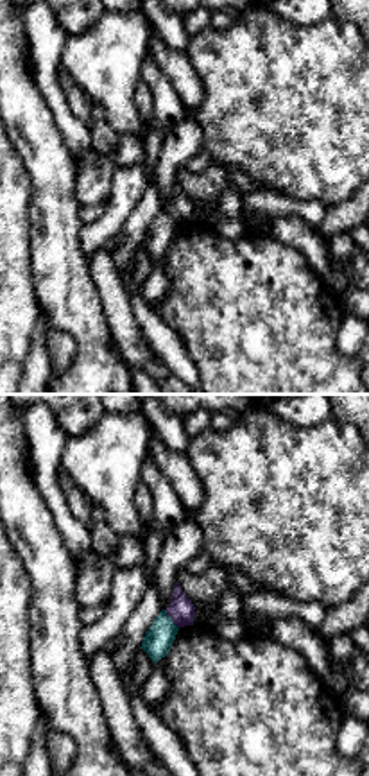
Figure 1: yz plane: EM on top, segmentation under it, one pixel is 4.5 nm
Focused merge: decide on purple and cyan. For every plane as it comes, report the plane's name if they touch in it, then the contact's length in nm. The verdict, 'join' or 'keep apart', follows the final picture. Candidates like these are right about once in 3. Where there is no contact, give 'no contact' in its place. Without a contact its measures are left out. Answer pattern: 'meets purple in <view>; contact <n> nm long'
meets purple in yz; contact 110 nm long

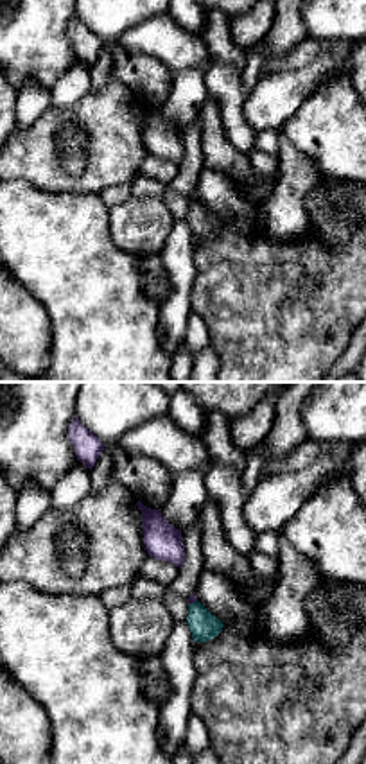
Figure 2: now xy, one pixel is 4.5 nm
meets purple in xy; contact 50 nm long

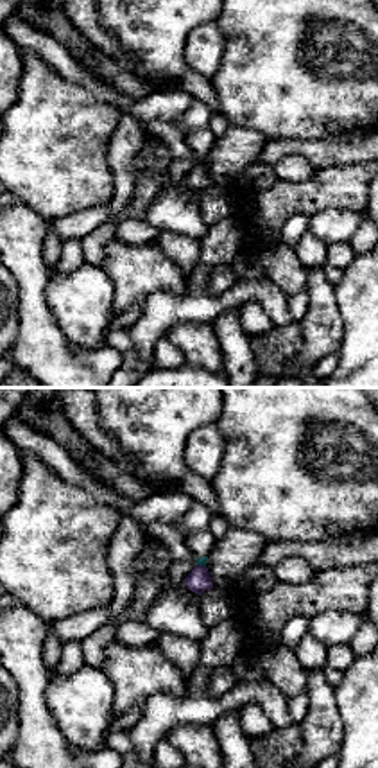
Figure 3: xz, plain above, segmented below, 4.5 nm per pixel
meets purple in xz; contact 50 nm long

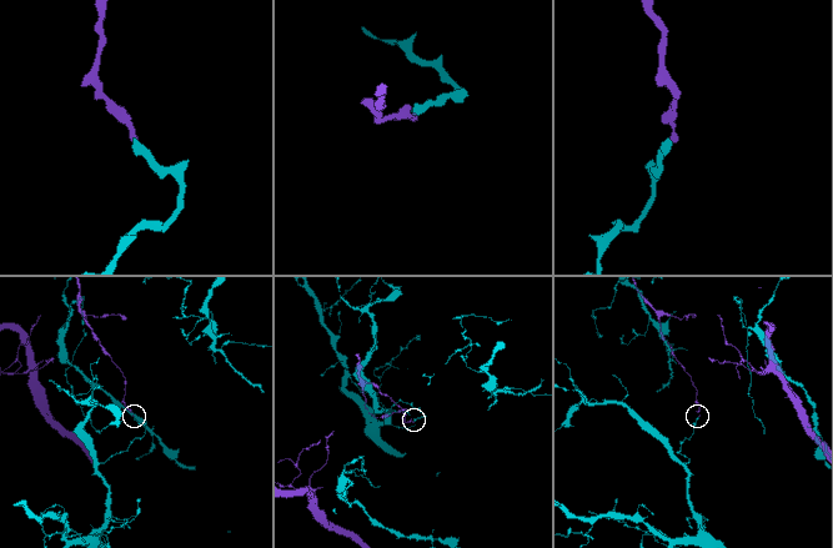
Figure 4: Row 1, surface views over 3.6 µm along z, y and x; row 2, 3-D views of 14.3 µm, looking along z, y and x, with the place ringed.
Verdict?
keep apart

